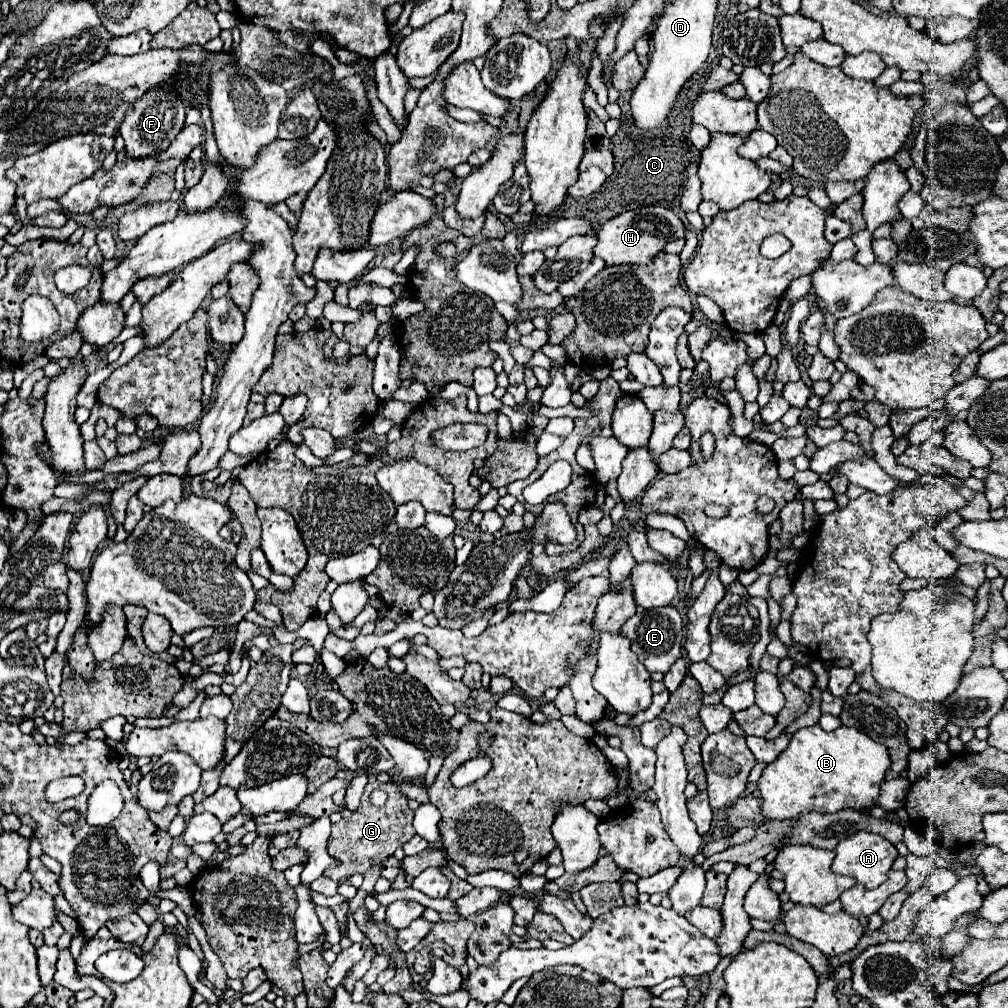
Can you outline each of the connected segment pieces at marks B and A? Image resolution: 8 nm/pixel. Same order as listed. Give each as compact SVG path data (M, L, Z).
M819 724L801 728L793 734L789 748L763 770L757 784L761 792L761 816L769 822L797 818L811 810L825 814L841 808L871 808L879 798L879 784L889 764L887 748L857 728L841 726L833 732L821 730Z
M857 832L845 838L835 848L837 856L831 870L837 874L853 876L859 884L873 890L887 880L887 872L899 856L897 848L879 834Z

